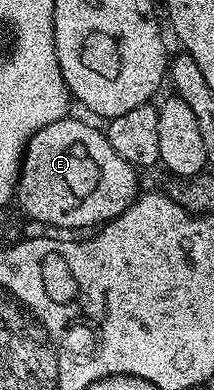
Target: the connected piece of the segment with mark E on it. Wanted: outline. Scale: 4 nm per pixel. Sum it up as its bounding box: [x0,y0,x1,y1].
[16,119,140,229]

